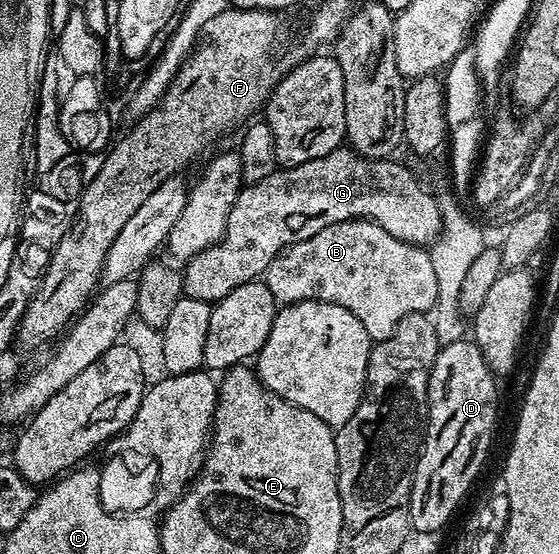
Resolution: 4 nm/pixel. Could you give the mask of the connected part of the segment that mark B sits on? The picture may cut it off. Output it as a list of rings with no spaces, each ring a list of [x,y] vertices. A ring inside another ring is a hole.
[[[344,221],[323,227],[319,235],[311,235],[311,239],[303,239],[284,250],[265,268],[263,280],[273,298],[281,305],[293,305],[296,301],[326,301],[347,307],[347,311],[351,311],[351,315],[363,323],[373,343],[390,337],[397,324],[407,315],[428,314],[437,301],[435,267],[431,267],[429,249],[400,241],[374,221]]]

